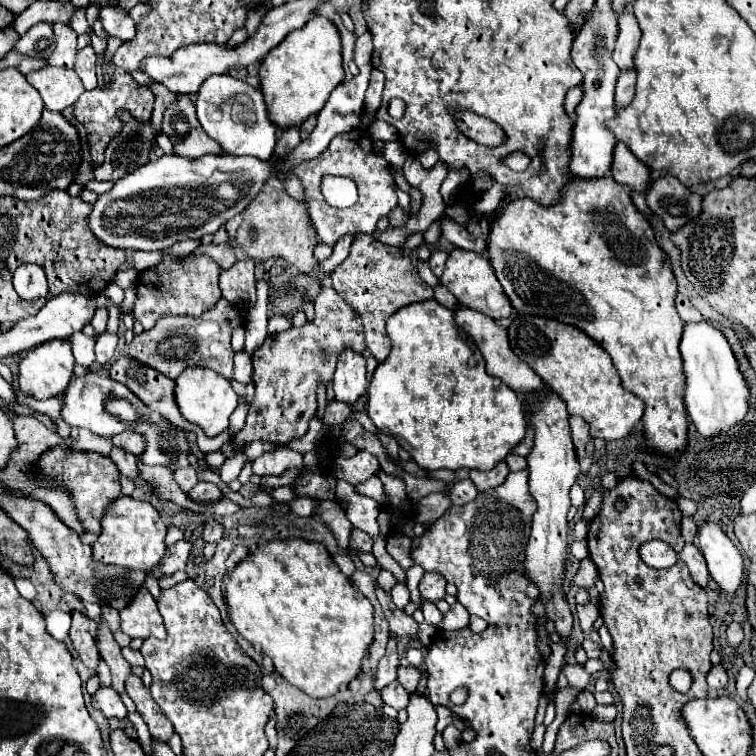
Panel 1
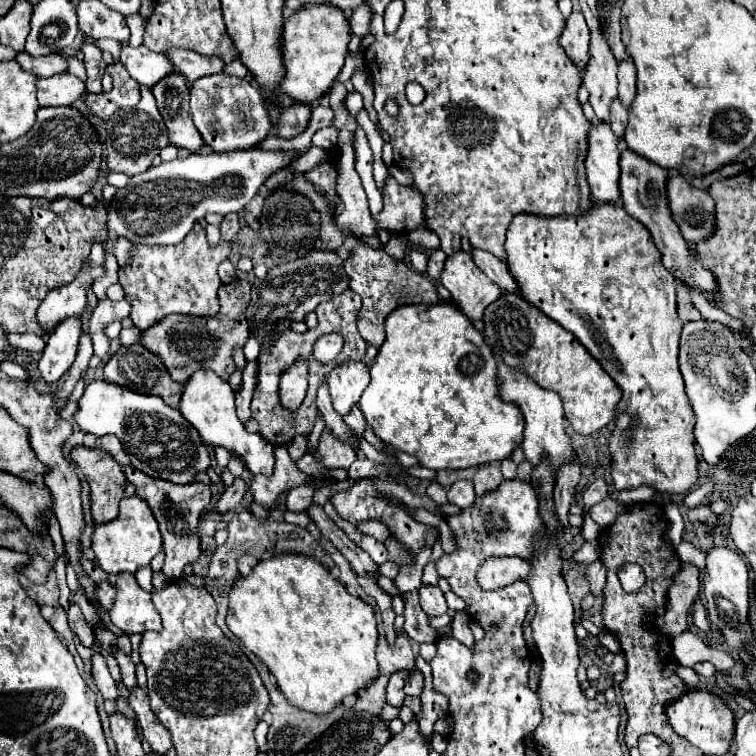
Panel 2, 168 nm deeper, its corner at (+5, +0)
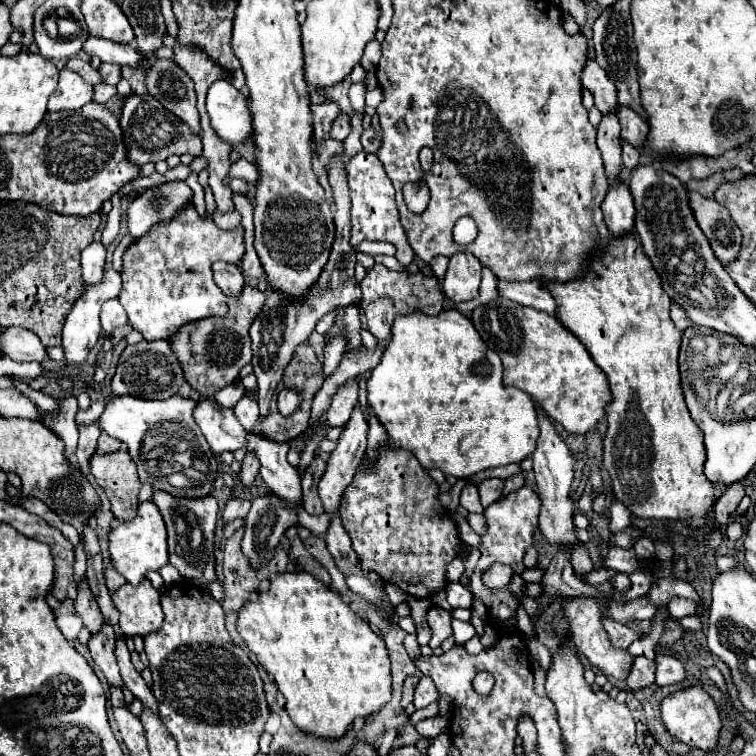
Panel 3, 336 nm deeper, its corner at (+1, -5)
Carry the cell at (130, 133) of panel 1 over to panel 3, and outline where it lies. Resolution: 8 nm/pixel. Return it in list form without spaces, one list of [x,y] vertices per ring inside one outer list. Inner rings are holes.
[[[131,94],[125,100],[119,122],[121,122],[127,152],[129,152],[129,160],[139,166],[147,162],[167,160],[171,154],[177,154],[177,156],[201,154],[201,136],[193,134],[193,130],[189,130],[185,122],[181,122],[175,114],[169,114],[169,110],[165,110],[165,106],[161,106],[161,102],[149,94]]]

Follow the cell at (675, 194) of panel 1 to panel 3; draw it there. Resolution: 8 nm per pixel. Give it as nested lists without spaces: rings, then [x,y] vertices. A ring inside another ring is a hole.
[[[697,192],[689,194],[689,204],[695,212],[699,228],[705,232],[705,236],[711,242],[711,248],[715,256],[723,262],[735,262],[737,254],[741,250],[741,230],[733,222],[729,210],[715,202],[715,198],[705,198]]]

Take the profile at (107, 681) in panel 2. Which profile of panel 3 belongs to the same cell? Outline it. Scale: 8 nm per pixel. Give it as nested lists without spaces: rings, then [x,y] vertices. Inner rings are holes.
[[[109,622],[103,624],[103,628],[97,634],[91,634],[89,642],[87,642],[95,664],[103,670],[103,674],[107,676],[109,684],[113,686],[123,686],[123,678],[119,674],[119,666],[117,666],[117,656],[115,656],[115,646],[117,646],[117,634],[113,632],[113,626],[109,626]]]

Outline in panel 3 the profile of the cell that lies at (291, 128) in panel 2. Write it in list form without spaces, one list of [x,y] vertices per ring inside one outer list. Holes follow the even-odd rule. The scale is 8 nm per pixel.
[[[323,102],[319,106],[313,106],[313,126],[315,126],[315,140],[323,138],[333,122],[337,120],[337,114],[341,114],[341,108],[335,102]]]

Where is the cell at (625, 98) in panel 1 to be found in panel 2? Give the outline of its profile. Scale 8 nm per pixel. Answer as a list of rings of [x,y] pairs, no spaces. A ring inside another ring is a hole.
[[[619,97],[613,99],[609,123],[611,123],[611,129],[615,131],[615,135],[621,139],[621,137],[623,137],[623,131],[625,131],[625,127],[627,127],[627,109],[621,105],[621,99],[619,99]]]

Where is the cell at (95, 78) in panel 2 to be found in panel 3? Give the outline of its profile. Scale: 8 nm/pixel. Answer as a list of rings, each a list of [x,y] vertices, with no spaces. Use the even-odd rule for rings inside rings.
[[[101,64],[99,66],[99,72],[103,76],[103,82],[105,84],[119,84],[121,80],[121,66],[109,66],[109,64]]]

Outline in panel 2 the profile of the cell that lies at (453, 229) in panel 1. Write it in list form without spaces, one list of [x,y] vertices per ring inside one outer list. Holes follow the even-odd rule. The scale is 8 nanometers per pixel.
[[[471,249],[471,257],[473,257],[475,265],[477,265],[485,275],[489,275],[491,281],[495,281],[501,289],[517,291],[517,283],[515,283],[515,279],[509,275],[507,265],[505,265],[501,259],[497,259],[497,257],[481,251],[481,249]]]

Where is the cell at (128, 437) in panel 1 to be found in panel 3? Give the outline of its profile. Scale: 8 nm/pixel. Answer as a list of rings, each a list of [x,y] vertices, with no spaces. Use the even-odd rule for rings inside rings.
[[[107,434],[99,436],[99,444],[97,444],[97,452],[99,454],[107,454],[107,452],[117,452],[121,450],[121,442],[115,438],[109,438]]]

